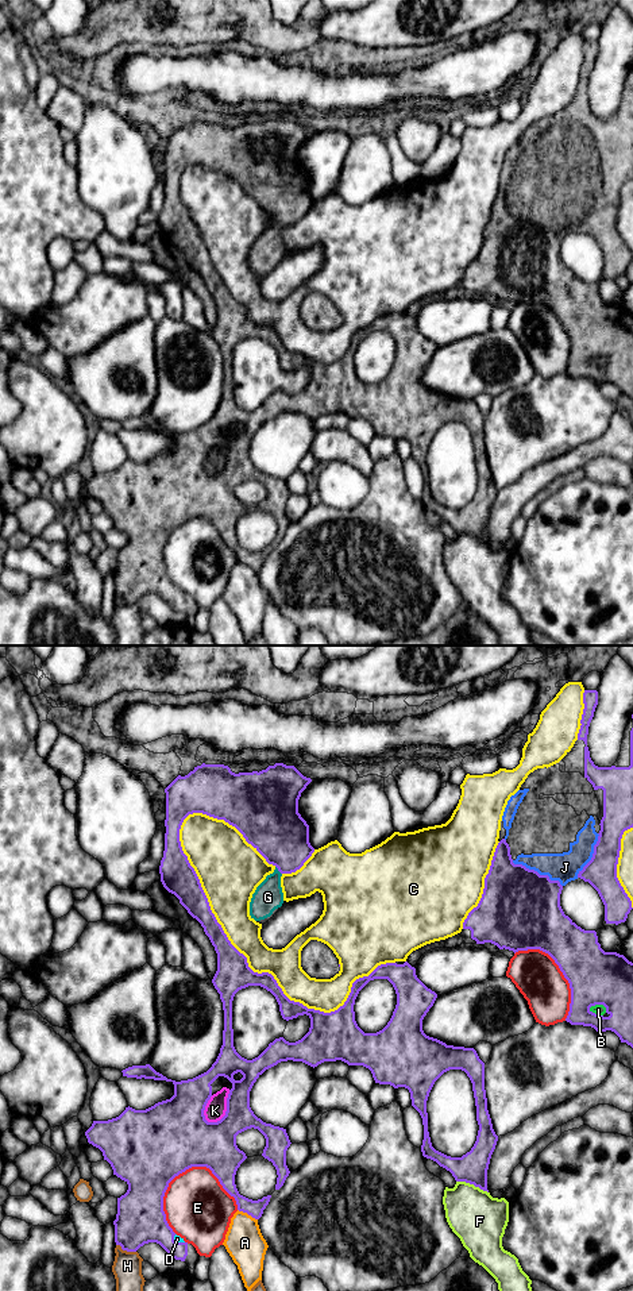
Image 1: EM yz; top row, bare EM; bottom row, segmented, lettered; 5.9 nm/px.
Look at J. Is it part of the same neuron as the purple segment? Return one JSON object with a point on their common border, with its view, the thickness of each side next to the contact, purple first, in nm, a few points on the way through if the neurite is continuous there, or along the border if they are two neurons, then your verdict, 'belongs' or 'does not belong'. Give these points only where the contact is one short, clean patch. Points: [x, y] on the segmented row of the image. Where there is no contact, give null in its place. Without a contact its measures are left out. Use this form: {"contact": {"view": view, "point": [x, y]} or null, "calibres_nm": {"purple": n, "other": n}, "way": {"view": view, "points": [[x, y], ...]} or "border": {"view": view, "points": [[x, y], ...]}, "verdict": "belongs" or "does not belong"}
{"contact": {"view": "yz", "point": [536, 871]}, "calibres_nm": {"purple": 480, "other": 180}, "verdict": "belongs"}

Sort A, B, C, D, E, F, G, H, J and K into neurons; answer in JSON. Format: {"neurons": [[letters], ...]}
{"neurons": [["A"], ["B"], ["C"], ["D", "G", "J", "K"], ["E"], ["F"], ["H"]]}

